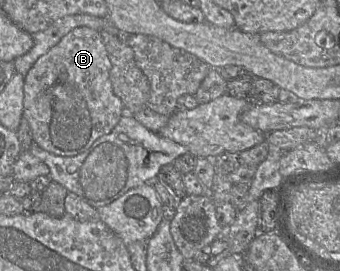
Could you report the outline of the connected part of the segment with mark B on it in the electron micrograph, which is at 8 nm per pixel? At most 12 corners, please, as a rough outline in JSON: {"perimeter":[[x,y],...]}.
{"perimeter":[[77,27],[25,76],[33,140],[76,156],[126,113],[100,33]]}

